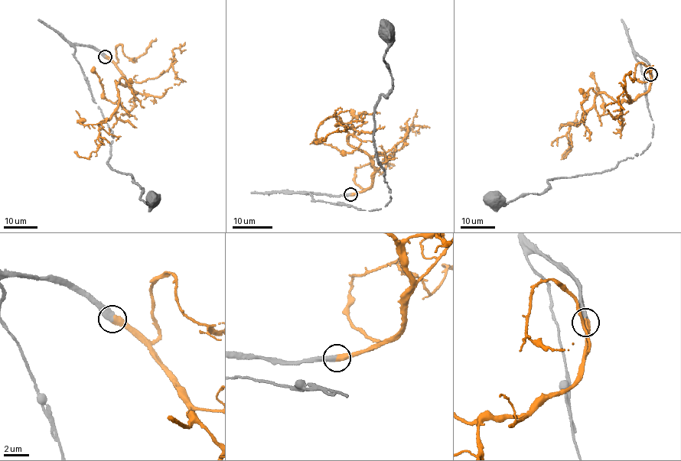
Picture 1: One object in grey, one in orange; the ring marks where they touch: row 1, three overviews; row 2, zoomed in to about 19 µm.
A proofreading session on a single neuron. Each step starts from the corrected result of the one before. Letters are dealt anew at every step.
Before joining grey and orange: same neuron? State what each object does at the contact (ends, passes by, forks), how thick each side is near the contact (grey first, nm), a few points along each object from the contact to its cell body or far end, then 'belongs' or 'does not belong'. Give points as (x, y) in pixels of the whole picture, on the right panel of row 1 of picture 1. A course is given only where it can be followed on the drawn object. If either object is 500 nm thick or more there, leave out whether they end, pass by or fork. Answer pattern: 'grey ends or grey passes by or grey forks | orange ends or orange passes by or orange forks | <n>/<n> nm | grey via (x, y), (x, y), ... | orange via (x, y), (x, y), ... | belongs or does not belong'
500/550 nm | grey via (650, 75), (635, 56), (653, 126), (640, 154), (601, 173), (548, 180), (542, 193), (505, 204), (493, 198) | orange via (650, 75), (647, 92), (634, 99), (595, 97), (580, 122), (571, 124), (562, 157), (568, 150) | belongs

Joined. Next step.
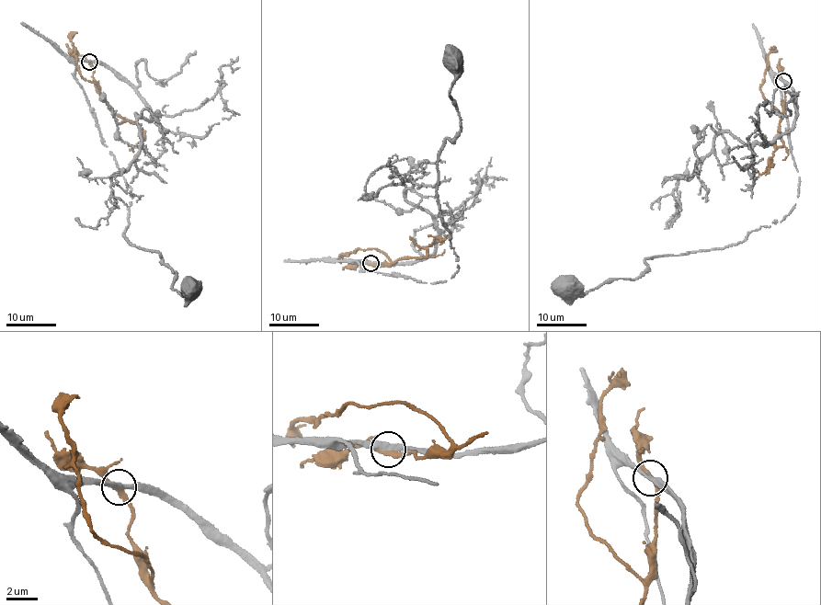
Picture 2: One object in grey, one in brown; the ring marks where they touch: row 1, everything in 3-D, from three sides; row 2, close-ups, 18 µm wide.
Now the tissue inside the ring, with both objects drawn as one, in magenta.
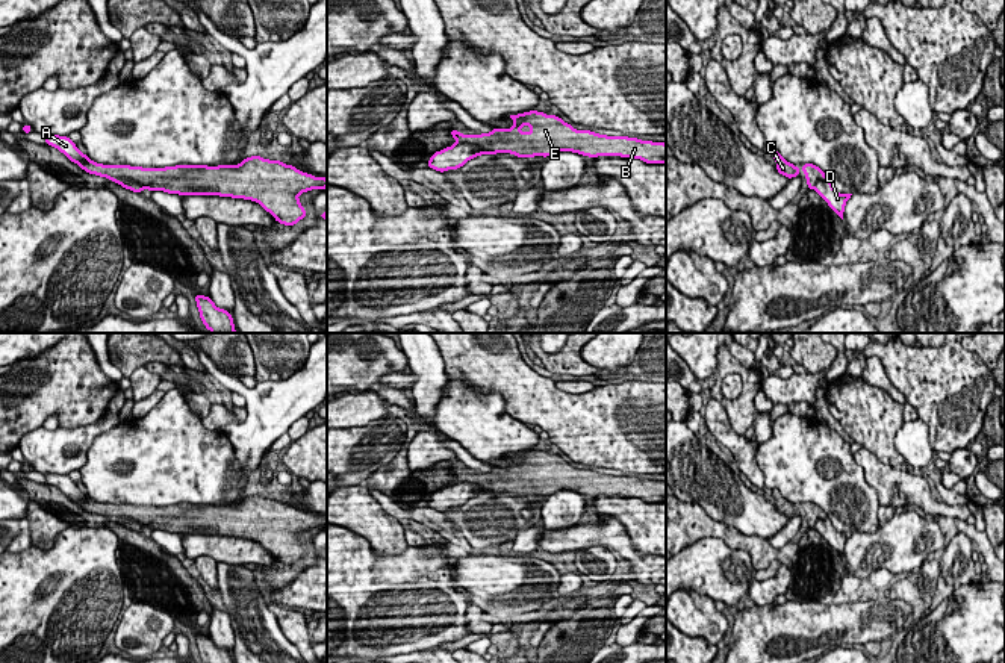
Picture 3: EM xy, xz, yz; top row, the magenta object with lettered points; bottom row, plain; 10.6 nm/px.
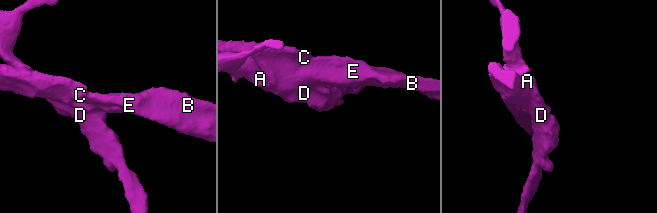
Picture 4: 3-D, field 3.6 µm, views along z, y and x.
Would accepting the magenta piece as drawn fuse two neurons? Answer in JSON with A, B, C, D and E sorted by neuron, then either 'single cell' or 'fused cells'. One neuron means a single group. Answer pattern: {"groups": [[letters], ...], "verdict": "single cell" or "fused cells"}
{"groups": [["A", "D"], ["B", "C", "E"]], "verdict": "fused cells"}

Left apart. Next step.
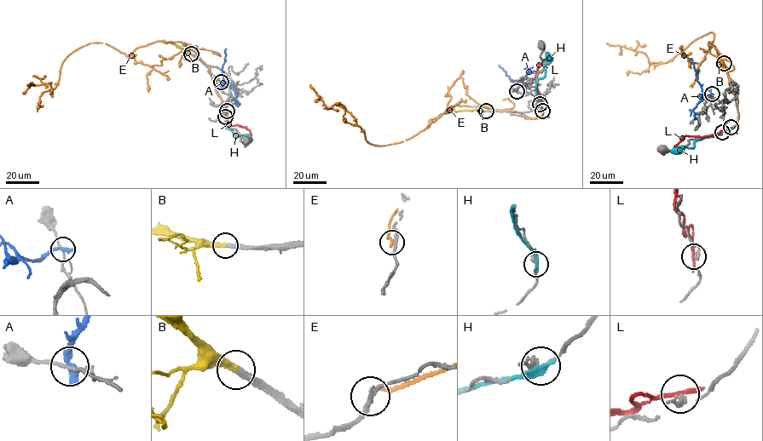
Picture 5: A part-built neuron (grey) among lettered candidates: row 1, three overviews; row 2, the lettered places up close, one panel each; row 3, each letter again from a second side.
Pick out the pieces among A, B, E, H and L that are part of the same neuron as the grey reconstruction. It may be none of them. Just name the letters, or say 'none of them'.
B

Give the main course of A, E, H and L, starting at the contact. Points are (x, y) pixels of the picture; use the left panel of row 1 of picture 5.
A: (220, 82), (227, 83), (222, 71), (226, 48)
E: (225, 117), (196, 46), (177, 42), (127, 55), (89, 43), (65, 60), (52, 93), (50, 83), (29, 83)
H: (227, 111), (225, 127), (236, 136), (246, 137), (246, 143)
L: (227, 110), (228, 124), (245, 127), (251, 135)

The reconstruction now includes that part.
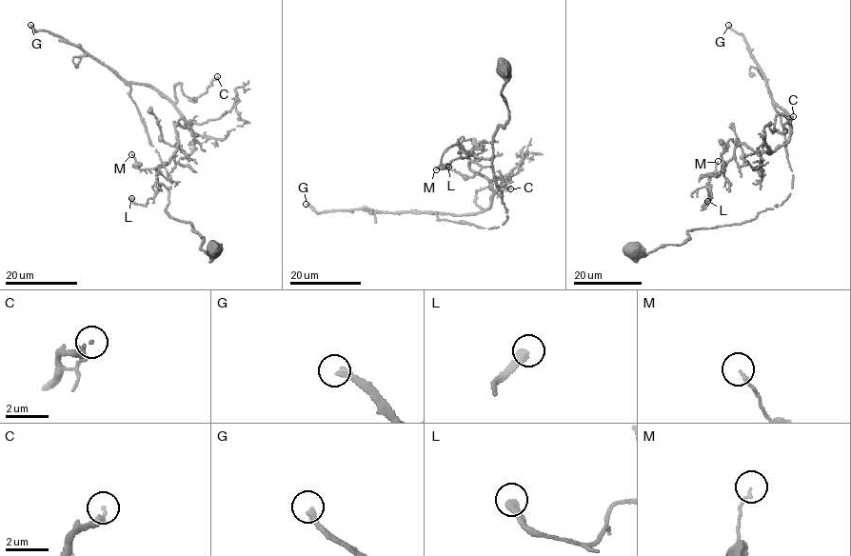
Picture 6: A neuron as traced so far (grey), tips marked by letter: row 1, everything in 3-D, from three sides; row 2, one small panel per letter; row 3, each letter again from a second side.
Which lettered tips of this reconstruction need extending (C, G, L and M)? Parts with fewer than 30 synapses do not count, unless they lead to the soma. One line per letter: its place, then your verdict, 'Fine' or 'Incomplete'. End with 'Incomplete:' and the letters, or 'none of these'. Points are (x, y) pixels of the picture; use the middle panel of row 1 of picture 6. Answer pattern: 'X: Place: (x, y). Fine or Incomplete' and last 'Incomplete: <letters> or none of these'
C: Place: (510, 188). Fine
G: Place: (306, 204). Fine
L: Place: (448, 167). Fine
M: Place: (436, 169). Fine
Incomplete: none of these

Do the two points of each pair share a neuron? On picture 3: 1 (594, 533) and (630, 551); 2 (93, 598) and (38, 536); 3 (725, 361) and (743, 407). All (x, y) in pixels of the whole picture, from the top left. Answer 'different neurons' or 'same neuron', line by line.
1: same neuron
2: different neurons
3: same neuron

